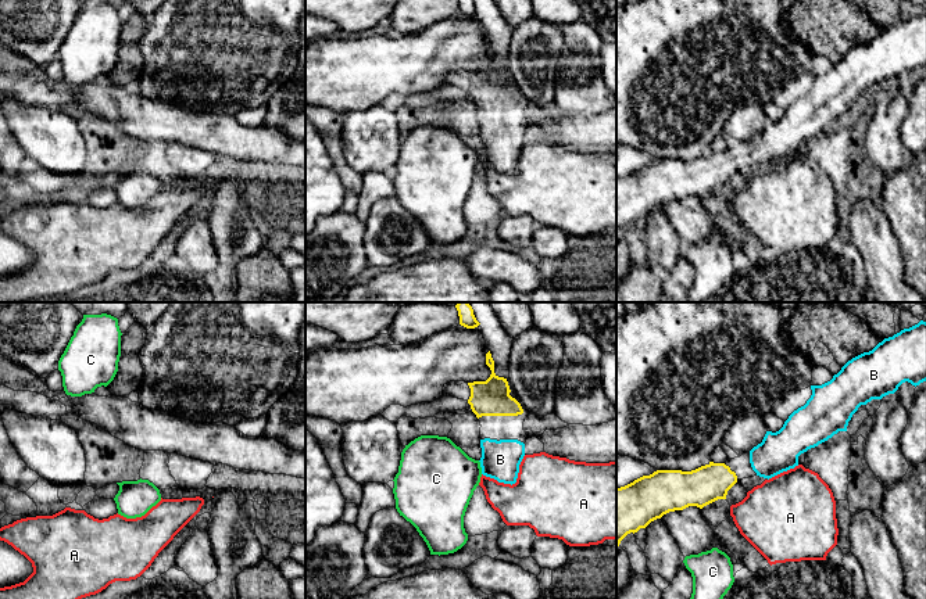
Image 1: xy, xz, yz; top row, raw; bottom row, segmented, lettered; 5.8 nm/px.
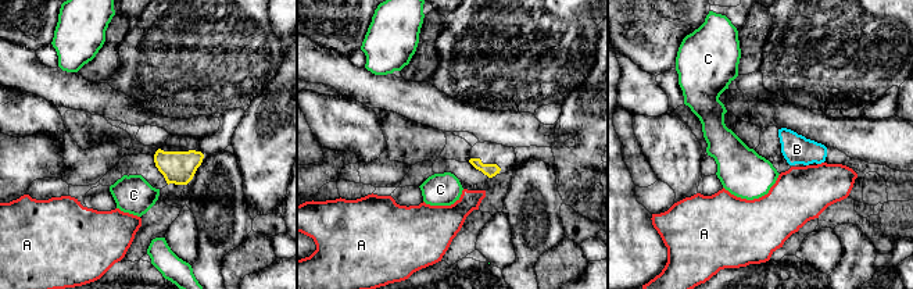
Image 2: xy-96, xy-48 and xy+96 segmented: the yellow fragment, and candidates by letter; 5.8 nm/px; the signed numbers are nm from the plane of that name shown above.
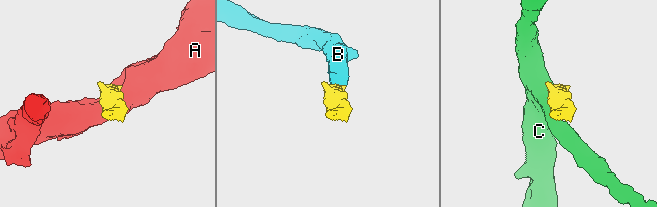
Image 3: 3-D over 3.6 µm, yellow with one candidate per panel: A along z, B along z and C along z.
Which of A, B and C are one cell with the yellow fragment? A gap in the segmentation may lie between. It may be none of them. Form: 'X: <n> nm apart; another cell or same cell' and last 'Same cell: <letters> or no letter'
A: 60 nm apart; another cell
B: 100 nm apart; same cell
C: 200 nm apart; another cell
Same cell: B

